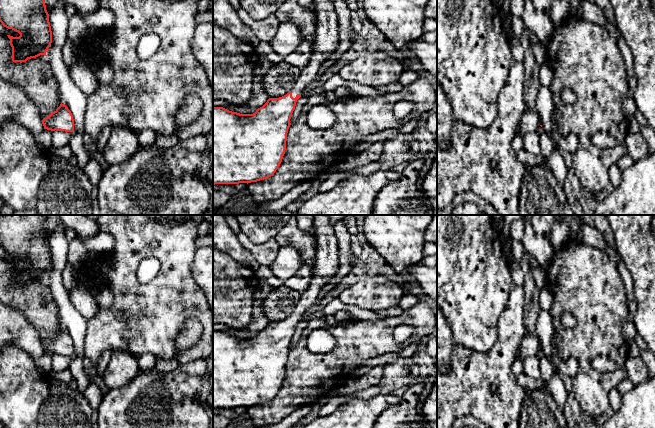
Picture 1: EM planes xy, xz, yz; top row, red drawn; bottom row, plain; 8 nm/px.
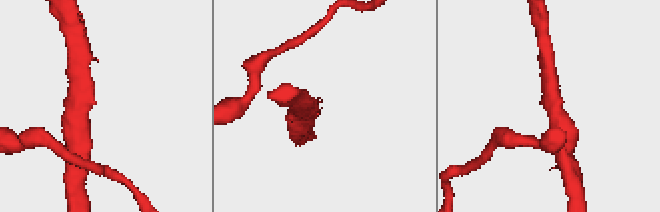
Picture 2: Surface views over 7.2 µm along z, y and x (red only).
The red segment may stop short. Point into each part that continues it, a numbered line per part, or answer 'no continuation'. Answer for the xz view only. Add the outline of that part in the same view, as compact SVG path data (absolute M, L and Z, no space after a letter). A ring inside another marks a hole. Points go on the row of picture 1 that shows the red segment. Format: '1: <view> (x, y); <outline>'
1: xz (326, 40); M313 0L317 17L314 49L307 66L301 69L292 92L292 97L302 92L314 81L321 65L333 58L339 44L338 18L332 0Z

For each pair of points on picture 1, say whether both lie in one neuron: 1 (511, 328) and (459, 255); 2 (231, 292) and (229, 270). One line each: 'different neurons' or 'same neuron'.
1: different neurons
2: same neuron

